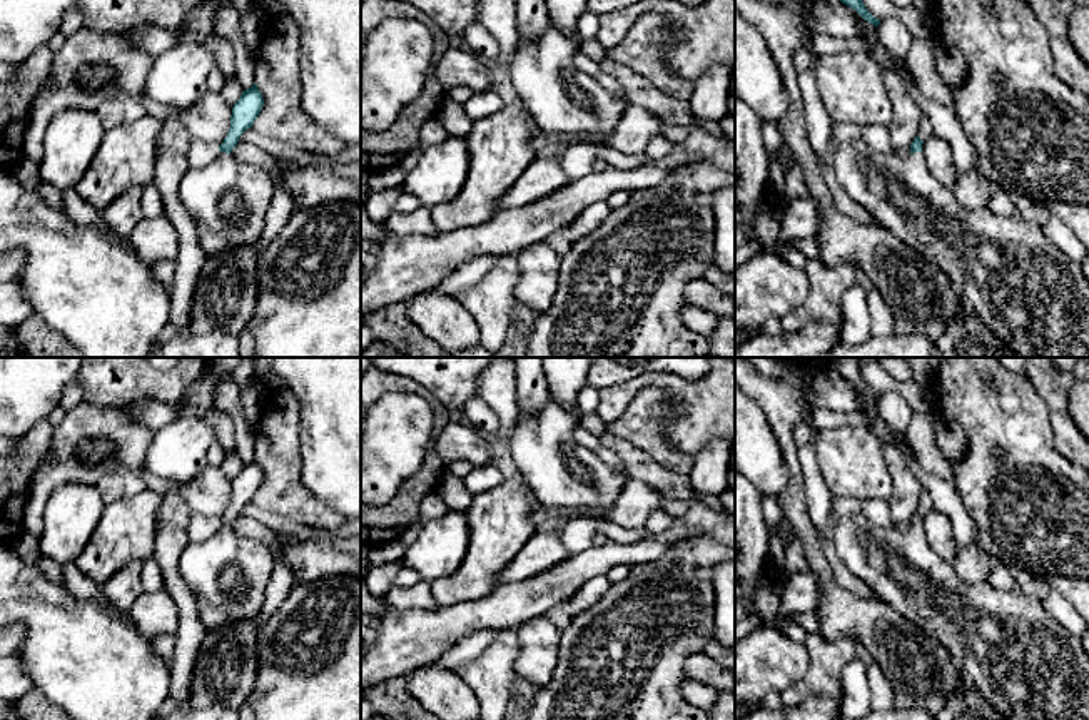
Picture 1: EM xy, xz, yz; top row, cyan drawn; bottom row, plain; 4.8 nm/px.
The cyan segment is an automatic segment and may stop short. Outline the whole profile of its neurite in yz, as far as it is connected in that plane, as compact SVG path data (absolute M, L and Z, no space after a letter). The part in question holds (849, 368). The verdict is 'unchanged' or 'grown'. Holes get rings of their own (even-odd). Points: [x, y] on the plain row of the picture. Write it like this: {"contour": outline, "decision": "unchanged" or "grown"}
{"contour": "M830 357L828 366L835 369L842 378L853 383L864 394L872 399L879 399L877 394L864 379L860 373L860 361L857 357Z", "decision": "unchanged"}

